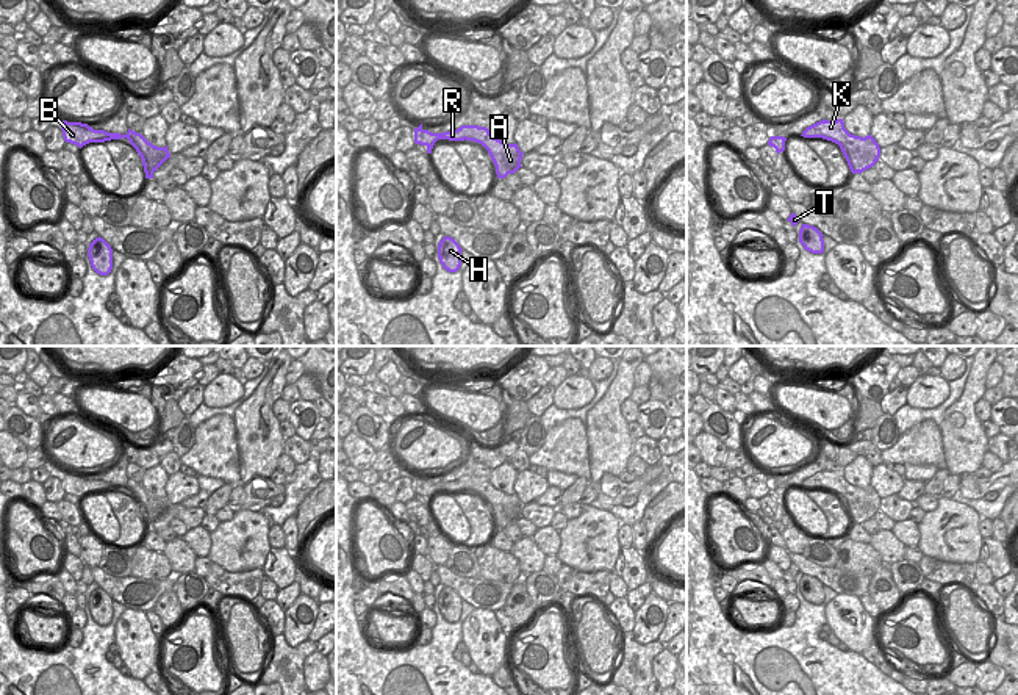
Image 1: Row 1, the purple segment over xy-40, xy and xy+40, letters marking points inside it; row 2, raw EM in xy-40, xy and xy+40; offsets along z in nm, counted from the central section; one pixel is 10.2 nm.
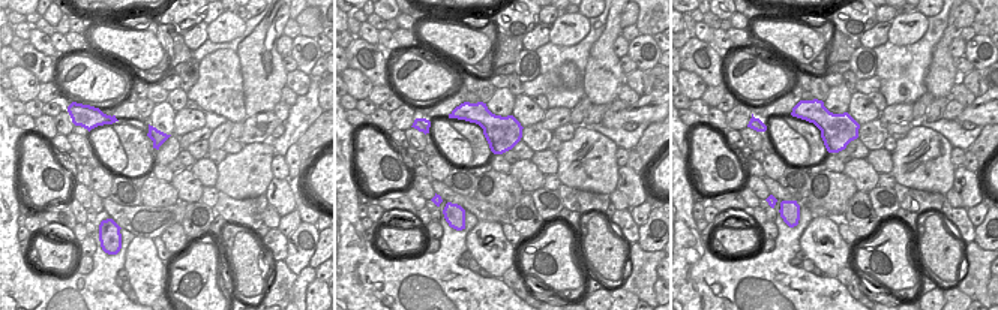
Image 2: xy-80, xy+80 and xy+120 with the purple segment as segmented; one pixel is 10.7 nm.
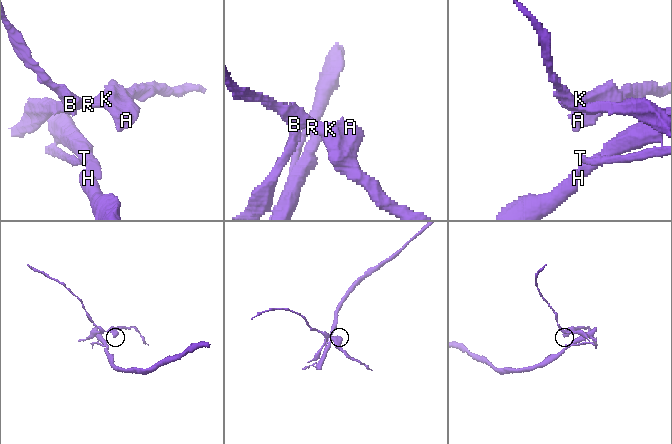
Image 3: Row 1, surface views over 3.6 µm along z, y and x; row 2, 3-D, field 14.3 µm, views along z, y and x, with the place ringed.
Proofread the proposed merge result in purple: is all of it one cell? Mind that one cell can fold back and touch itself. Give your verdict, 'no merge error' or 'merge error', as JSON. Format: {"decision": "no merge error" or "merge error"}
{"decision": "merge error"}

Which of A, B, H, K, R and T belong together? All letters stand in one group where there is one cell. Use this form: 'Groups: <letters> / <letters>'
Groups: A B K R / H T.

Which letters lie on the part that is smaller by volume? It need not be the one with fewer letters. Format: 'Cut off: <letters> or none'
Cut off: A, B, K, R

